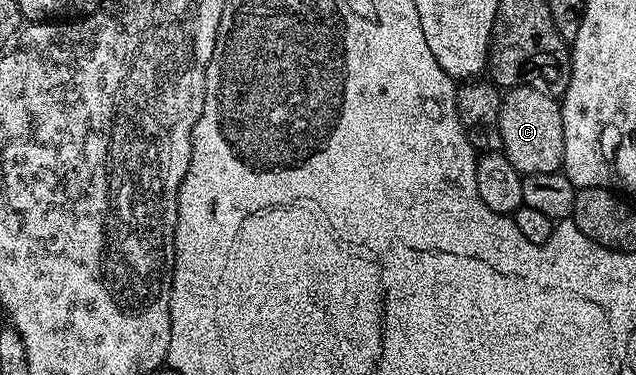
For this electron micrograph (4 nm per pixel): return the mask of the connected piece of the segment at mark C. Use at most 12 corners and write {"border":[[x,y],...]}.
{"border":[[536,86],[502,95],[502,153],[526,176],[563,165],[560,103]]}

